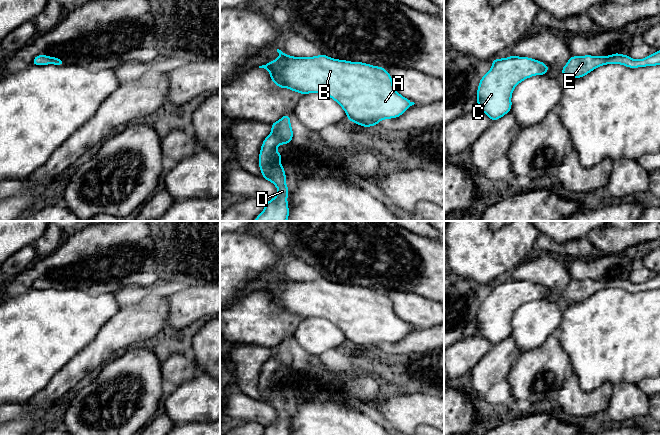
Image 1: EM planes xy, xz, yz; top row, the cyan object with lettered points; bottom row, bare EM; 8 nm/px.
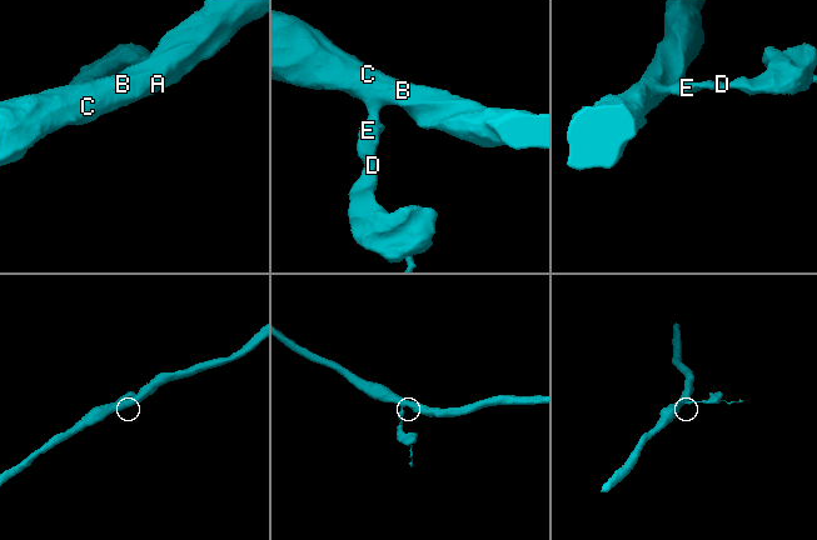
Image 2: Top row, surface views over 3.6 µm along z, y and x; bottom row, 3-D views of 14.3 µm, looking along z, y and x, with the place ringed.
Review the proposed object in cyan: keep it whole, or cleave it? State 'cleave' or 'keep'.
keep

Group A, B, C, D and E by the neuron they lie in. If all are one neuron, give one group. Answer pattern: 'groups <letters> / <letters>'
groups A B C D E

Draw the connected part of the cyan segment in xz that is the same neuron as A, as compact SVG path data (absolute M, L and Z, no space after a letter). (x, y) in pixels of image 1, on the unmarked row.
M277 273L280 281L259 290L270 296L271 304L279 312L288 312L303 319L324 318L336 325L345 335L348 345L363 351L379 349L380 344L397 342L414 329L400 319L393 310L391 299L383 291L363 286L330 282L324 278L313 281L293 281Z

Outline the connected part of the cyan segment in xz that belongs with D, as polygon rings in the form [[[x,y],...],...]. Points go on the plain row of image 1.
[[[285,338],[281,343],[271,348],[272,356],[264,363],[259,377],[259,393],[262,402],[272,406],[278,413],[278,418],[265,427],[263,435],[289,435],[286,409],[286,398],[283,389],[279,386],[283,381],[276,373],[281,368],[292,366],[293,354],[290,340]]]

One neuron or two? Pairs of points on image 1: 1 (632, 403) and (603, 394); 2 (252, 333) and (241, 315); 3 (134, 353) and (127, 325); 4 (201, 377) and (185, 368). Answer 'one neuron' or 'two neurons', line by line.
1: two neurons
2: one neuron
3: two neurons
4: two neurons

